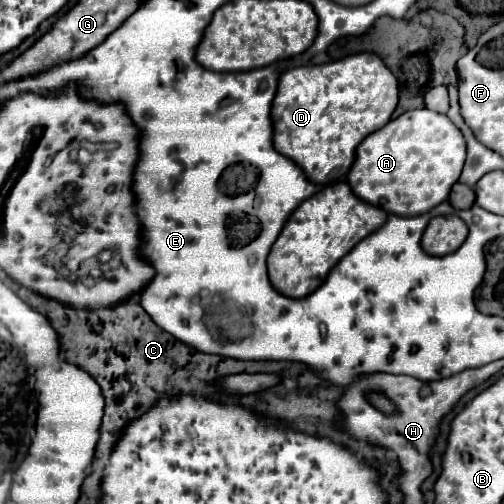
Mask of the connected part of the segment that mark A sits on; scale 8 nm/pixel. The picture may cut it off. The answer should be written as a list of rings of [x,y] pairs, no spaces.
[[[428,108],[410,110],[372,132],[356,148],[356,160],[348,172],[348,184],[358,198],[396,216],[420,216],[444,202],[452,184],[460,178],[466,160],[462,132],[444,114]]]

